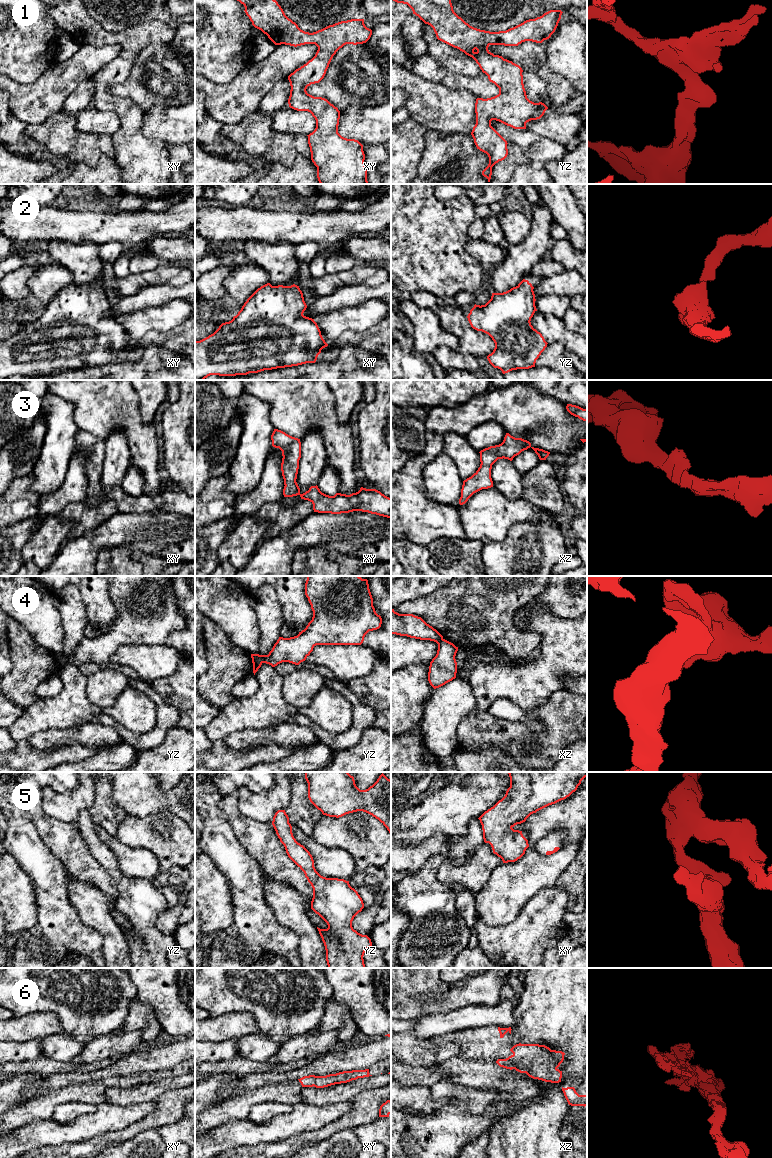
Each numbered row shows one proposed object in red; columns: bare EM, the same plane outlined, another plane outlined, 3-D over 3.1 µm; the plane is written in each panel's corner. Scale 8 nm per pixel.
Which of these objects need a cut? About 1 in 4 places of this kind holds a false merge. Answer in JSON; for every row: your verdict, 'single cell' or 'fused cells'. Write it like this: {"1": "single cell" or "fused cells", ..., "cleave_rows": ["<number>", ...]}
{"1": "single cell", "2": "single cell", "3": "single cell", "4": "fused cells", "5": "single cell", "6": "fused cells", "cleave_rows": ["4", "6"]}

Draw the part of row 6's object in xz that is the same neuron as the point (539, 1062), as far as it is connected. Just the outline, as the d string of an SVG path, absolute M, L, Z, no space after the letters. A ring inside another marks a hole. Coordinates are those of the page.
M516 1045L511 1068L520 1073L526 1073L533 1079L559 1083L561 1082L562 1071L558 1067L563 1062L564 1055L564 1052L551 1050L545 1045Z

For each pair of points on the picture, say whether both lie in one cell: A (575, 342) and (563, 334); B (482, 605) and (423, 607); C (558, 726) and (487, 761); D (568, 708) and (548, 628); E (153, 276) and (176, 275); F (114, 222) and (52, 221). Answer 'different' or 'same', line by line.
A: same
B: same
C: different
D: different
E: same
F: same

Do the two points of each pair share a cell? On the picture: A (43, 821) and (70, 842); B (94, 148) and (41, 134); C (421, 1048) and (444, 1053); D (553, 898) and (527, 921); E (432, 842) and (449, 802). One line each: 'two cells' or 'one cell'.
A: one cell
B: one cell
C: one cell
D: one cell
E: two cells

